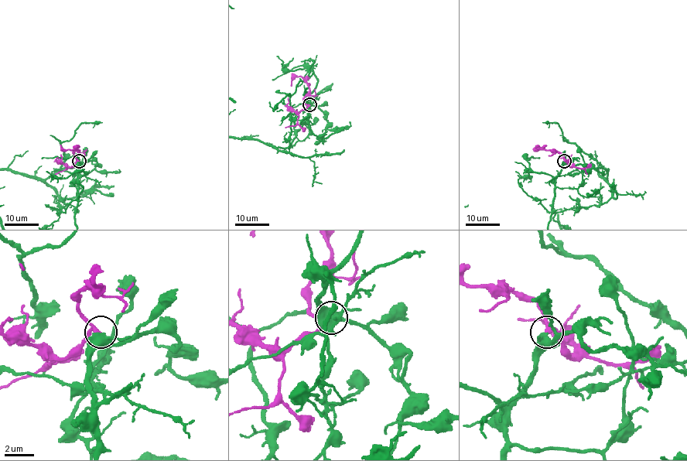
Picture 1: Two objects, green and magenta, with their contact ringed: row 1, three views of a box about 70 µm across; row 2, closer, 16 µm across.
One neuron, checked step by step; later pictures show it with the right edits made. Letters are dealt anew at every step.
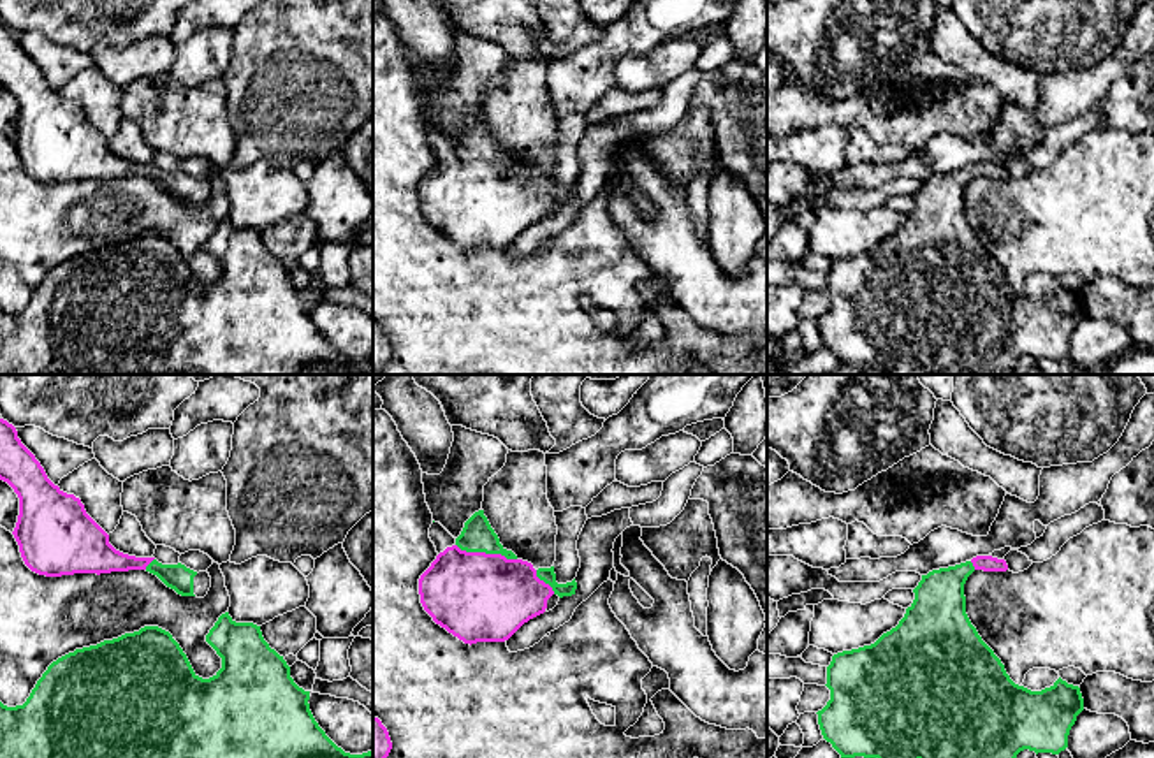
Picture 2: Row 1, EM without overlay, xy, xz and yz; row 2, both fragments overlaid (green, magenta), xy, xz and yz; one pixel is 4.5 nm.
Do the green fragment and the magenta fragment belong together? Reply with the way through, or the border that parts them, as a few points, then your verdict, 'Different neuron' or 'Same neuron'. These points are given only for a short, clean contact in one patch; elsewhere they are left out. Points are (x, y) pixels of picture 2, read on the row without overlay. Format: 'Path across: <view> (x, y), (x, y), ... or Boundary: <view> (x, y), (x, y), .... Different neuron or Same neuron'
Path across: xz (477, 141), (477, 150), (486, 159), (477, 167), (477, 203). Same neuron

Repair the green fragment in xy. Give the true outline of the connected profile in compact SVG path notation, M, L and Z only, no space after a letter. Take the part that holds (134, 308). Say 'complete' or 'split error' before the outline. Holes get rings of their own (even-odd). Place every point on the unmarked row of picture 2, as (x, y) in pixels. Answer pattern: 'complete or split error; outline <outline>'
complete; outline M225 218L206 248L222 264L222 274L209 285L194 278L179 250L158 232L144 232L58 264L23 311L0 308L0 375L315 375L320 369L373 375L371 357L345 359L318 332L310 317L310 297L294 288L290 273L264 246L260 232L236 229Z

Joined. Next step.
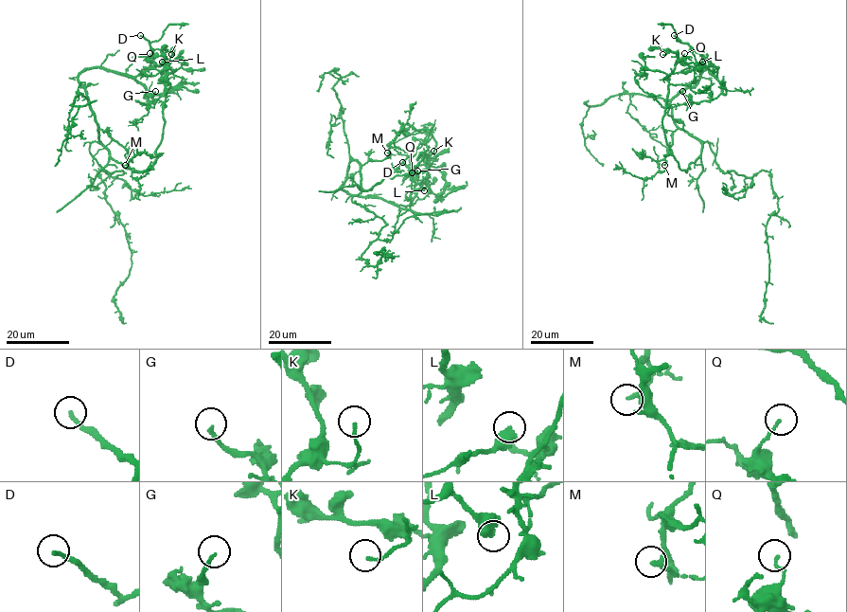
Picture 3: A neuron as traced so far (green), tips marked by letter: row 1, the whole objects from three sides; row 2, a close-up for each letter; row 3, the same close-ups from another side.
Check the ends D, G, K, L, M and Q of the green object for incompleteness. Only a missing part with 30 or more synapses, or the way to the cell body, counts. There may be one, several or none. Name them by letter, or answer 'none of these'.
D, G, M

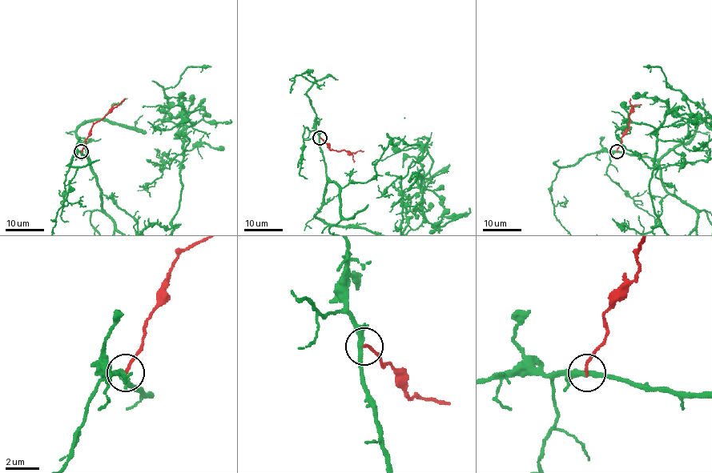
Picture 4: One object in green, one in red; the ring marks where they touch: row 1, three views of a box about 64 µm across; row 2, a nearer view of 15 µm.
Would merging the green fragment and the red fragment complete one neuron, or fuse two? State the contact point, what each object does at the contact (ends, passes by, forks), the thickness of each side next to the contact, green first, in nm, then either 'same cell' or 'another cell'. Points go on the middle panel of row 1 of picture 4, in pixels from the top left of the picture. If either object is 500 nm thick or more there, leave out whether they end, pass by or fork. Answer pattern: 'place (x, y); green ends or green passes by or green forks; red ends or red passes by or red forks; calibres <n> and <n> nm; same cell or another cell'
place (319, 138); green forks; red ends; calibres 260 and 170 nm; another cell

